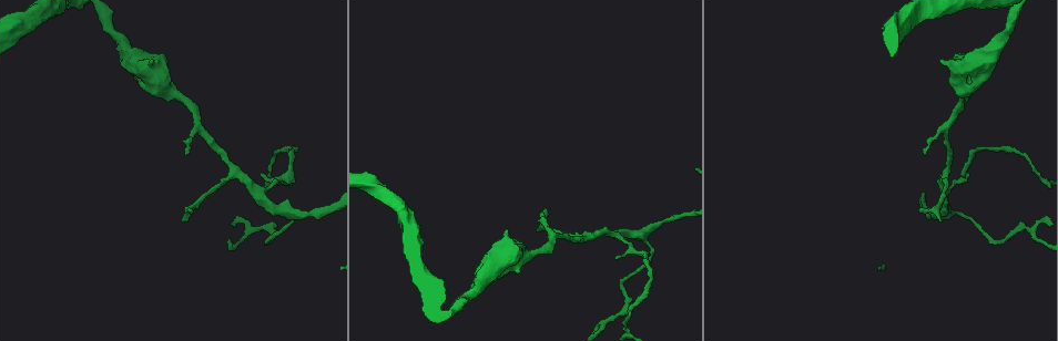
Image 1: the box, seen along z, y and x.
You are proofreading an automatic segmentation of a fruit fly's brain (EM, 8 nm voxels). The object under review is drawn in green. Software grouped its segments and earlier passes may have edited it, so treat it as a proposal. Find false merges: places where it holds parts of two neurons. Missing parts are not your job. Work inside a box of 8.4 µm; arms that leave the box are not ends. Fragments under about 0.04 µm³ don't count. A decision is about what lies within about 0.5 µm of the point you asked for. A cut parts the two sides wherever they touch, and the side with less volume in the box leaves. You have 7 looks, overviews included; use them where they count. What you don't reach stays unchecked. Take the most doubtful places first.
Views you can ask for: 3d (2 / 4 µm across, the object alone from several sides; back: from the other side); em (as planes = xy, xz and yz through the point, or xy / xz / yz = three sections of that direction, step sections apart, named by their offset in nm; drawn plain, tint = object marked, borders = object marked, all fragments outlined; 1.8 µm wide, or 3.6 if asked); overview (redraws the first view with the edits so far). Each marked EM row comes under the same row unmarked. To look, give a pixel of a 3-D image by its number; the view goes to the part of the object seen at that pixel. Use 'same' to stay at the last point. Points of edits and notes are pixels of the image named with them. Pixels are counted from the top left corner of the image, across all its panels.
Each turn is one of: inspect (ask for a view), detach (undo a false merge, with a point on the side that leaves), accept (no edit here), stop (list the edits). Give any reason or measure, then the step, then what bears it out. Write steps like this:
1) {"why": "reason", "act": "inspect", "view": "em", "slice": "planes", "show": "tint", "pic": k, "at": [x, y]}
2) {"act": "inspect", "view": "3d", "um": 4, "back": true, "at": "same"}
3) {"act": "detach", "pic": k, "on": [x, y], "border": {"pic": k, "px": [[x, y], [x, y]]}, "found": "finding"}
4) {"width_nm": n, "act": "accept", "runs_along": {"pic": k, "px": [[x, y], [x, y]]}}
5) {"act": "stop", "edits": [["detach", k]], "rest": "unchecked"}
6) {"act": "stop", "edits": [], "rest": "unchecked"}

{"why": "a fork", "act": "inspect", "view": "em", "slice": "planes", "show": "tint", "pic": 1, "at": [941, 192]}

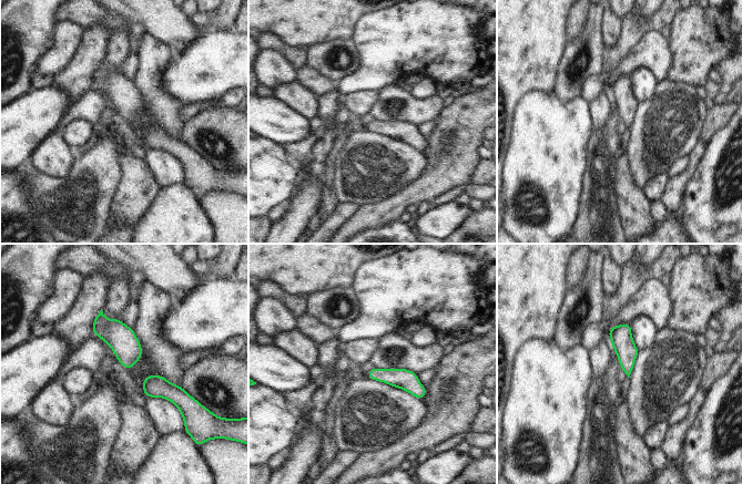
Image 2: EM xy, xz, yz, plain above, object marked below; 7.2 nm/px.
{"act": "accept", "runs_along": {"pic": 2, "px": [[370, 373], [405, 379], [423, 392]]}, "found": "all the same neuron"}

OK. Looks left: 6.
{"why": "three arms meet", "act": "inspect", "view": "3d", "um": 4, "pic": 1, "at": [126, 51]}

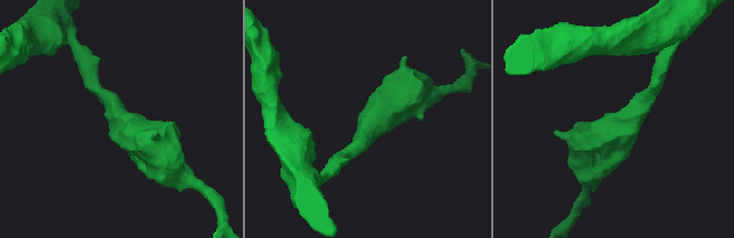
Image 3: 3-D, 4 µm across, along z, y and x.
{"why": "shape alone is not enough", "act": "inspect", "view": "em", "slice": "planes", "show": "tint", "pic": 3, "at": [367, 132]}

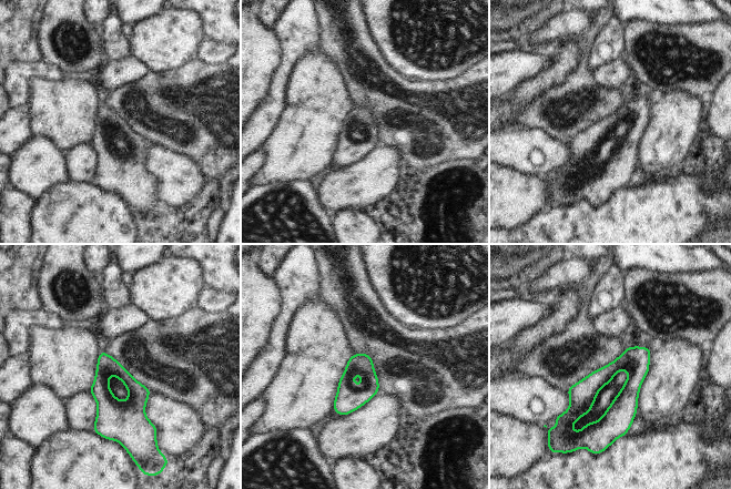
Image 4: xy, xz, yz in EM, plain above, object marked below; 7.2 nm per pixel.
{"width_nm": 140, "act": "accept", "found": "continuous, no second neuron"}

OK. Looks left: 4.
{"why": "sharp bend", "act": "inspect", "view": "em", "slice": "xz", "step": 16, "show": "tint", "pic": 1, "at": [618, 315]}

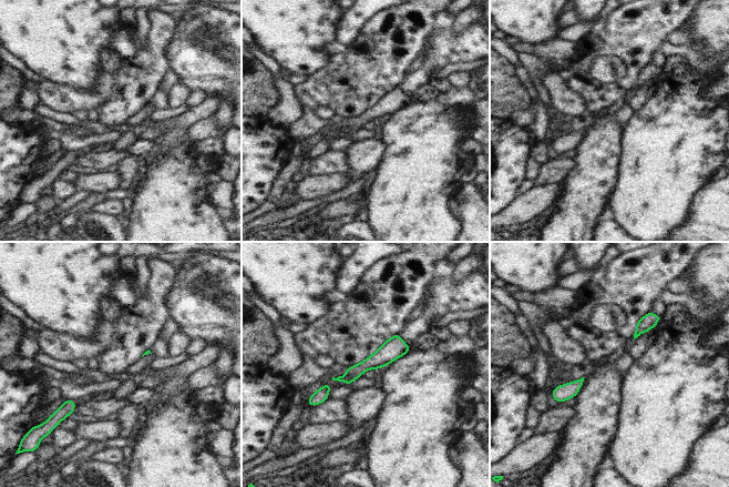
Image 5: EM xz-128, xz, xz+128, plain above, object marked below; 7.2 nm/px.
{"act": "accept", "runs_along": {"pic": 5, "px": [[407, 348], [392, 348], [341, 378]]}, "found": "continuous, no second neuron"}

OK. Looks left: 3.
{"act": "stop", "edits": [], "rest": "unchecked"}

